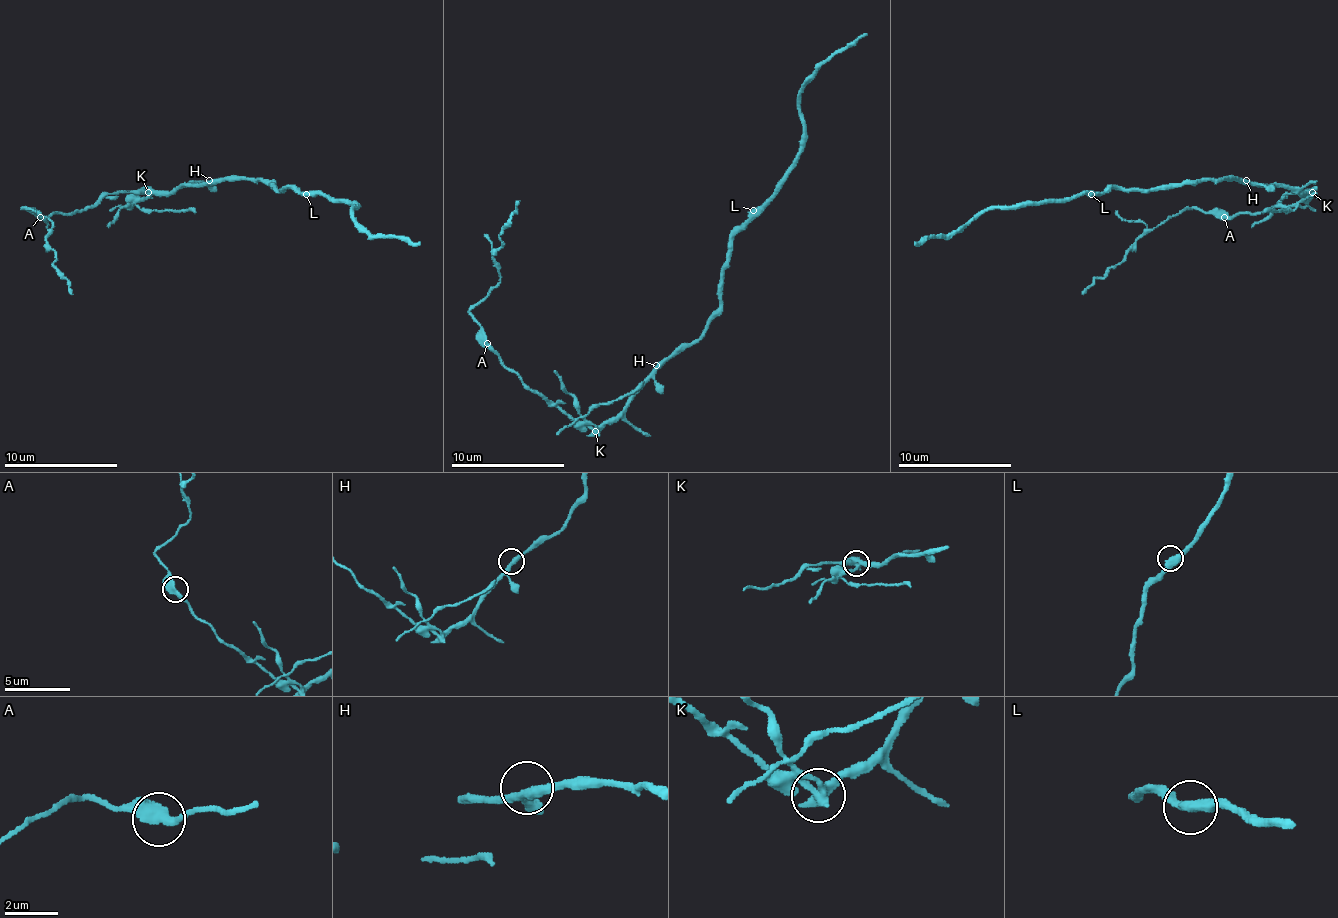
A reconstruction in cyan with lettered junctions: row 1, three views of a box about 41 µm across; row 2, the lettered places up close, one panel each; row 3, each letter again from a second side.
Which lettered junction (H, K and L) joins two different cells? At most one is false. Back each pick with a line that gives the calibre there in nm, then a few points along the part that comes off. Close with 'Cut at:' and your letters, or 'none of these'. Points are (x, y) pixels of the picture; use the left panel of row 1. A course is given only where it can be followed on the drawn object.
K: 400 nm thick; foreign part runs (147, 191), (102, 194), (68, 214), (40, 217), (23, 208), (34, 208), (54, 225), (45, 245), (74, 293)
Cut at: K

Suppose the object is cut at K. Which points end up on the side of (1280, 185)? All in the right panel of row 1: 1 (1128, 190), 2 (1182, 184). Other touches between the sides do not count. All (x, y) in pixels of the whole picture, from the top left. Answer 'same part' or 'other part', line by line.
1: same part
2: same part

